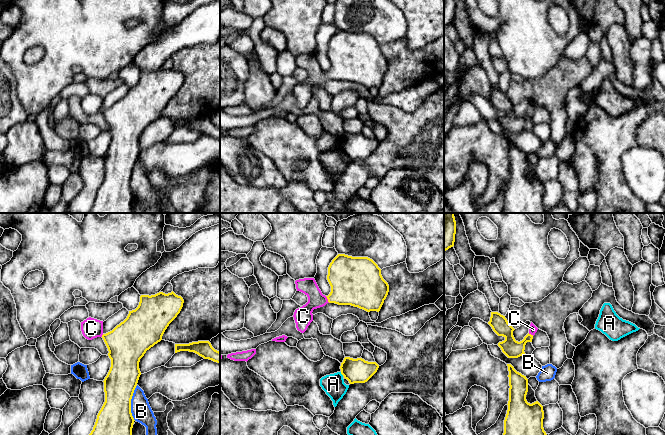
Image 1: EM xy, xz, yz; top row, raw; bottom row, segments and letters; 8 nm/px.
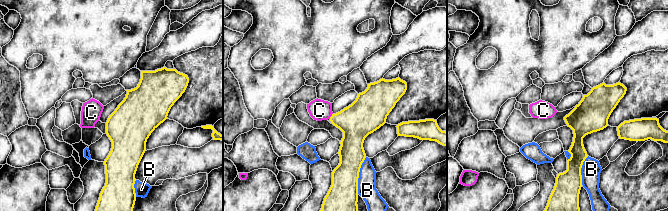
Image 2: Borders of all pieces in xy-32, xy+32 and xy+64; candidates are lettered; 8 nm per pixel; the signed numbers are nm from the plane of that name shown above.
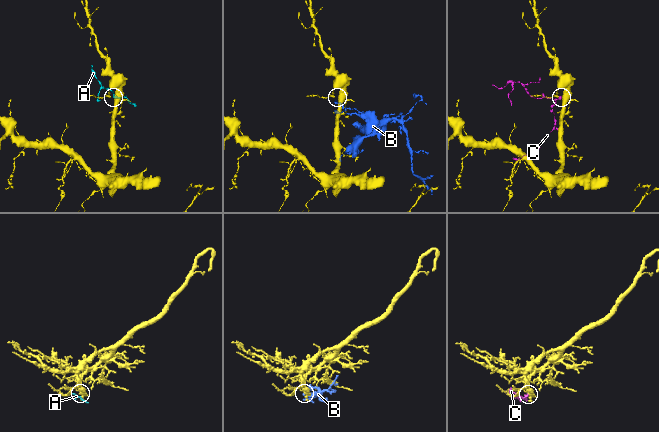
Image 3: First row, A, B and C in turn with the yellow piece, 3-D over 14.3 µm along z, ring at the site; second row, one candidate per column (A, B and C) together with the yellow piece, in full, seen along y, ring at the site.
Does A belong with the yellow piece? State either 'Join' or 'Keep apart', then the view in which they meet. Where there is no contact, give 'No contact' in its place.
Keep apart. Touches yellow in xz

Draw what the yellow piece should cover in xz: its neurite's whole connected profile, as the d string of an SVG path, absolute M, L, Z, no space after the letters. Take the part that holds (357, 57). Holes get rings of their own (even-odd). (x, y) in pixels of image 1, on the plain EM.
M338 30L328 43L327 56L331 62L328 72L322 70L314 54L295 57L297 67L308 73L308 78L296 85L293 91L296 104L301 109L313 97L314 85L335 79L379 88L389 68L381 45L368 33Z

